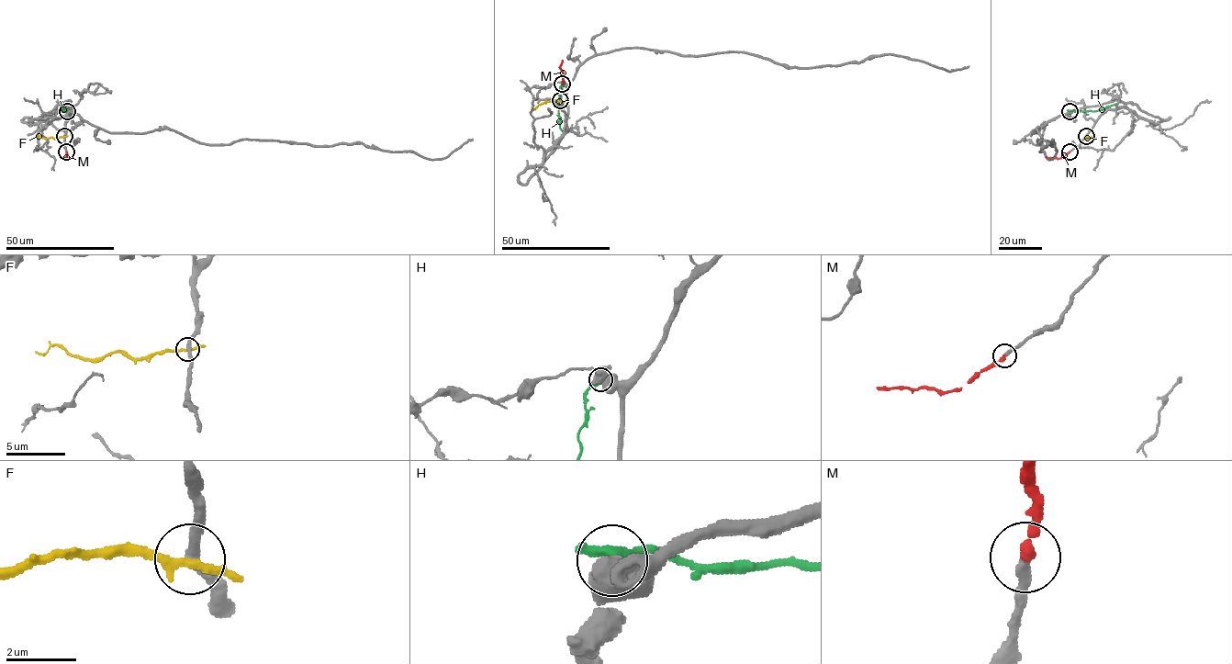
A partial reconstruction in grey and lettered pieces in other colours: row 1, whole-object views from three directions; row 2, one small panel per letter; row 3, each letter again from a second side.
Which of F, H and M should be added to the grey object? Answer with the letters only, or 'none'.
M

